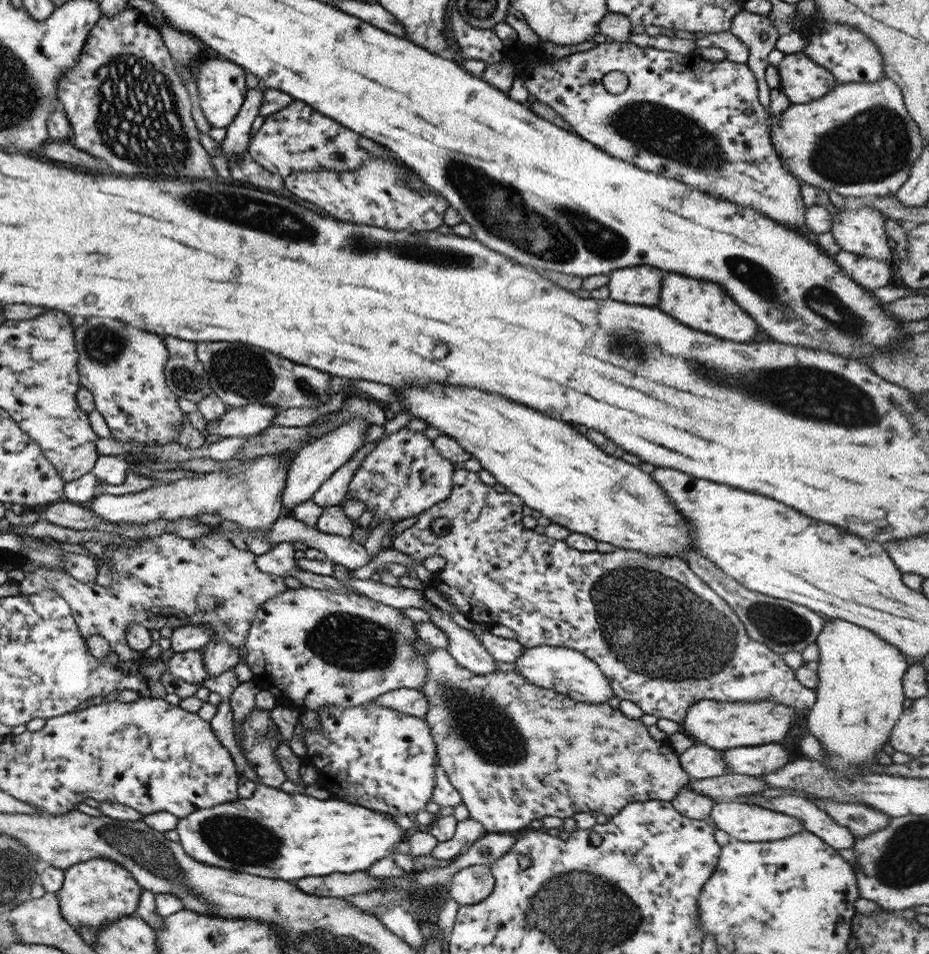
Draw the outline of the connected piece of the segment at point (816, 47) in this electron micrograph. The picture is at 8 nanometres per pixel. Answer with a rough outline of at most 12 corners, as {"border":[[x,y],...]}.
{"border":[[829,21],[803,54],[836,84],[875,82],[883,57],[855,28]]}

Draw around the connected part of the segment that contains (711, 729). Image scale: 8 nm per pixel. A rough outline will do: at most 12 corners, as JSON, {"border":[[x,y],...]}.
{"border":[[697,700],[679,730],[723,752],[781,742],[797,708]]}

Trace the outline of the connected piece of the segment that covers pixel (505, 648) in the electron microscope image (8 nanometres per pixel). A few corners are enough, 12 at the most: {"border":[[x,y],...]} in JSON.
{"border":[[475,622],[471,632],[497,662],[513,664],[525,647]]}

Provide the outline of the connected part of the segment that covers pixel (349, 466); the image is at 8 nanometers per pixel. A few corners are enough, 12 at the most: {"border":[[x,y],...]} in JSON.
{"border":[[379,439],[359,448],[311,494],[323,508],[345,500],[349,479]]}

